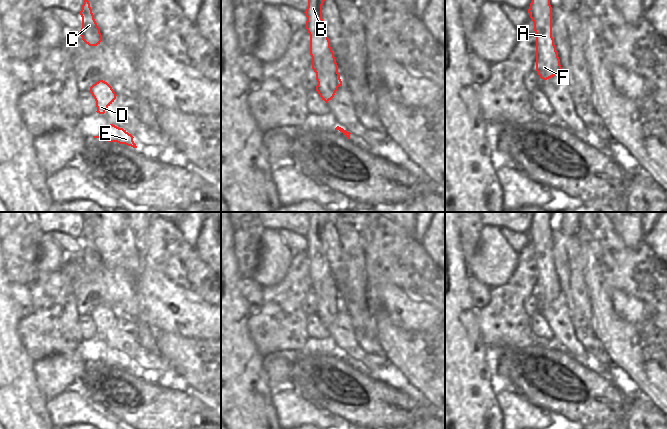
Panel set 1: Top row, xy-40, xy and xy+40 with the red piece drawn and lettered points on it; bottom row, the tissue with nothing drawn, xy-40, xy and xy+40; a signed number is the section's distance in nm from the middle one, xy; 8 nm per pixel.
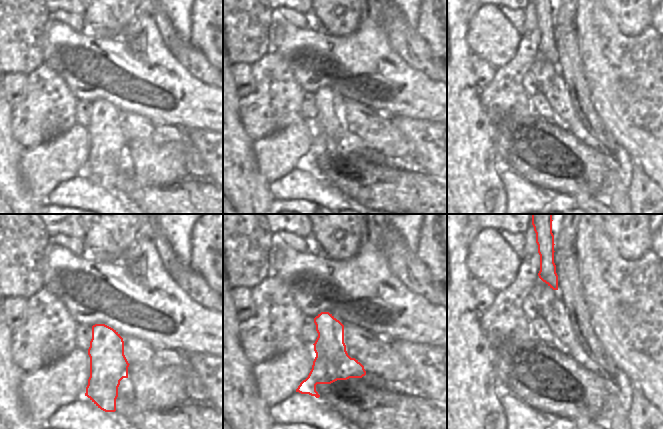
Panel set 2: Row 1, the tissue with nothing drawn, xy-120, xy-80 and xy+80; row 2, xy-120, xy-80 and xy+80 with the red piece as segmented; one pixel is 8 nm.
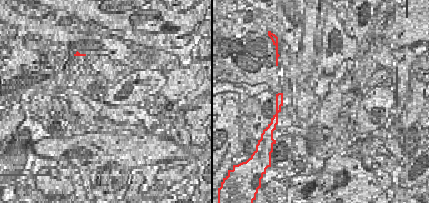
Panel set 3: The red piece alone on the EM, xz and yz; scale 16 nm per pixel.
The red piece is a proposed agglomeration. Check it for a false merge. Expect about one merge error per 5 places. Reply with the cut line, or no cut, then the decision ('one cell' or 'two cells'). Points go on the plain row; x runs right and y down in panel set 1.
no cut; one cell

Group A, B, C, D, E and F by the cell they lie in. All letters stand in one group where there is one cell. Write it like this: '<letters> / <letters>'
A B C D E F

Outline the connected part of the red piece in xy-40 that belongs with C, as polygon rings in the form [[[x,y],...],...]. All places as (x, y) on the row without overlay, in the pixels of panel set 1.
[[[84,221],[80,239],[82,241],[82,252],[80,254],[82,264],[89,270],[97,270],[102,265],[102,259],[94,243],[90,227],[86,221]]]

